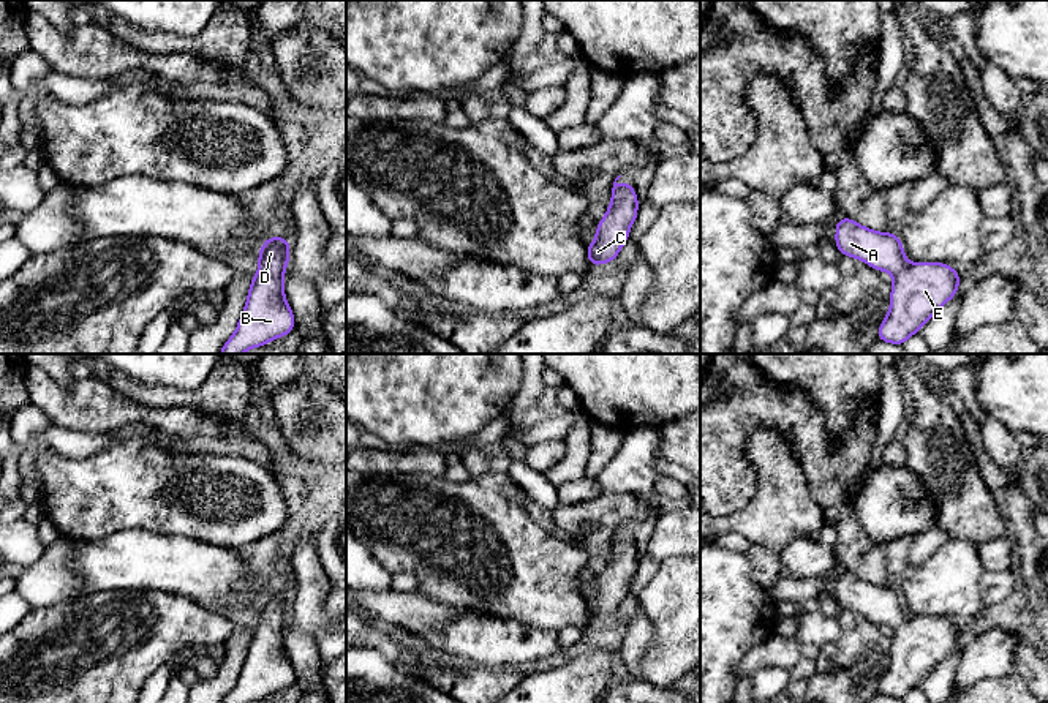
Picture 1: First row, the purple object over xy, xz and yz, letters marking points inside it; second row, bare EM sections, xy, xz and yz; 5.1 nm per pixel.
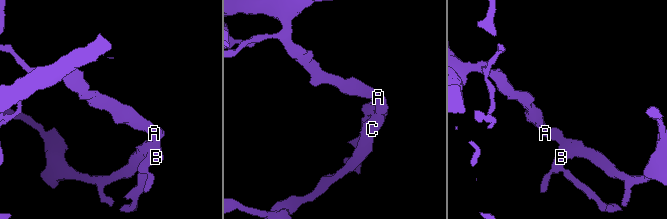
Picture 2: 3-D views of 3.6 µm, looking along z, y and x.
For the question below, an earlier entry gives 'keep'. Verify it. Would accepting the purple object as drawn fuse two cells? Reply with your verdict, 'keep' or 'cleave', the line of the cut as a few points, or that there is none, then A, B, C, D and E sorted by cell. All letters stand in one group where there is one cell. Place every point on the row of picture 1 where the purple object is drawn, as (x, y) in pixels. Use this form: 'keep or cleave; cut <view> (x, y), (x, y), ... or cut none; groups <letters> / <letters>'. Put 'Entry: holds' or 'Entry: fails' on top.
Entry: holds
keep; cut none; groups A B C D E

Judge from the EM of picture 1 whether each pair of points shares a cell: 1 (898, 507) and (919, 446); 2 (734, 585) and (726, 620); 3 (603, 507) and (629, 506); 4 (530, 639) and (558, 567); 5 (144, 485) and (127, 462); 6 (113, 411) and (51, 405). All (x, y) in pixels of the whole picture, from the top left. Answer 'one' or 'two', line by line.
1: two
2: one
3: one
4: two
5: one
6: one

